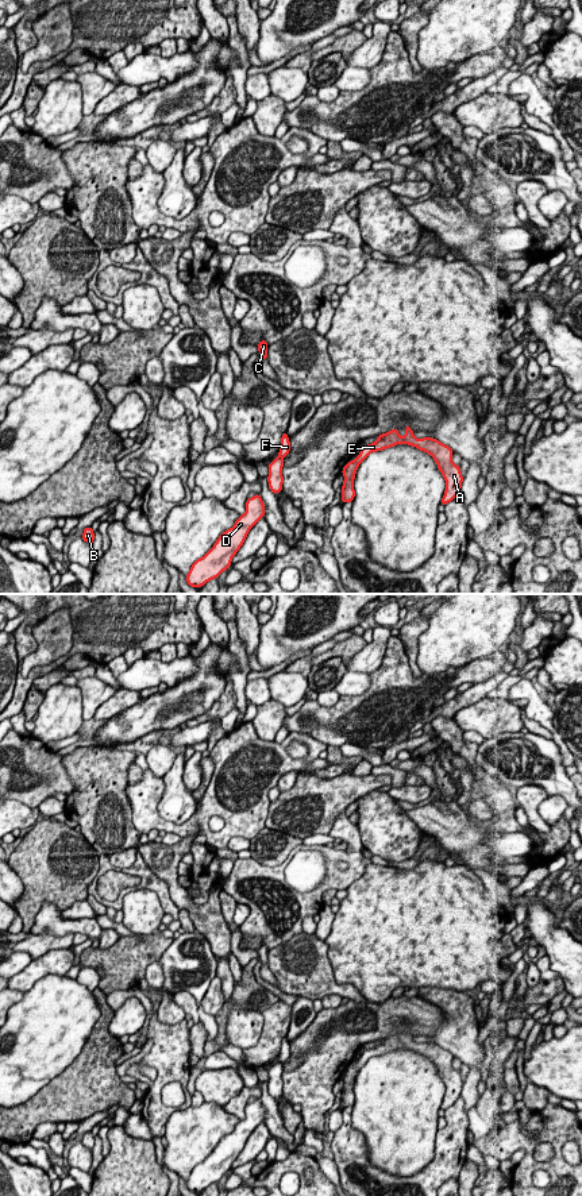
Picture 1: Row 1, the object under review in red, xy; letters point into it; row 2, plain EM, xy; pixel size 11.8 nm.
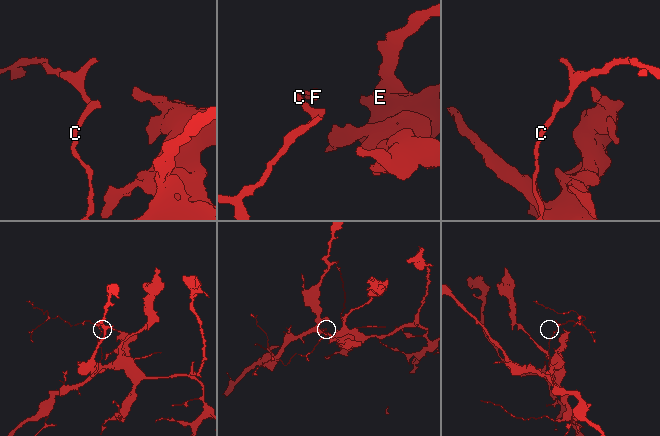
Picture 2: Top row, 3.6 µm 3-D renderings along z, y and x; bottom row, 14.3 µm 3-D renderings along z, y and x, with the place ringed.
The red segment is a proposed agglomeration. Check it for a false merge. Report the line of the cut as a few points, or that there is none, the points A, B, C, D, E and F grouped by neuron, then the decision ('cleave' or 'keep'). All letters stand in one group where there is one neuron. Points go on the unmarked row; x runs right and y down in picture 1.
xy (278, 1061), (281, 1064) | A B D E / C F | cleave

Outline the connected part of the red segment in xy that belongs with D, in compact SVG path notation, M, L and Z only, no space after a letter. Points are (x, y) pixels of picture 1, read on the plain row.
M261 1099L247 1103L244 1119L239 1120L234 1131L223 1137L213 1151L192 1169L185 1181L186 1188L197 1193L228 1174L232 1162L243 1150L250 1134L262 1122L265 1122L265 1108Z

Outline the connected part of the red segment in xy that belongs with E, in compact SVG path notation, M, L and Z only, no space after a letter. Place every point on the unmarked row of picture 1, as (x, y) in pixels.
M406 1030L405 1041L401 1042L398 1034L393 1033L386 1038L378 1039L378 1043L374 1048L363 1050L359 1060L354 1065L346 1068L342 1075L344 1081L342 1089L342 1107L346 1108L354 1106L355 1095L352 1088L359 1069L371 1057L382 1056L397 1049L408 1049L416 1052L417 1054L424 1056L433 1062L439 1076L446 1085L446 1095L440 1108L446 1111L448 1107L451 1107L460 1097L463 1087L460 1070L452 1068L454 1056L433 1042L417 1043L413 1041L413 1037L415 1035Z

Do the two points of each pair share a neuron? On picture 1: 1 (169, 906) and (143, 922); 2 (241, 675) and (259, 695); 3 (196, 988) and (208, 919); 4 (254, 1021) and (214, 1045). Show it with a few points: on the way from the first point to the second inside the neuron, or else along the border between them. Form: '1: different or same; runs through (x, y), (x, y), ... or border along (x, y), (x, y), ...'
1: different; border along (141, 888), (153, 891), (165, 913)
2: different; border along (247, 682), (246, 698)
3: different; border along (196, 930), (207, 940), (215, 957)
4: different; border along (235, 1006), (226, 1027), (230, 1042)

